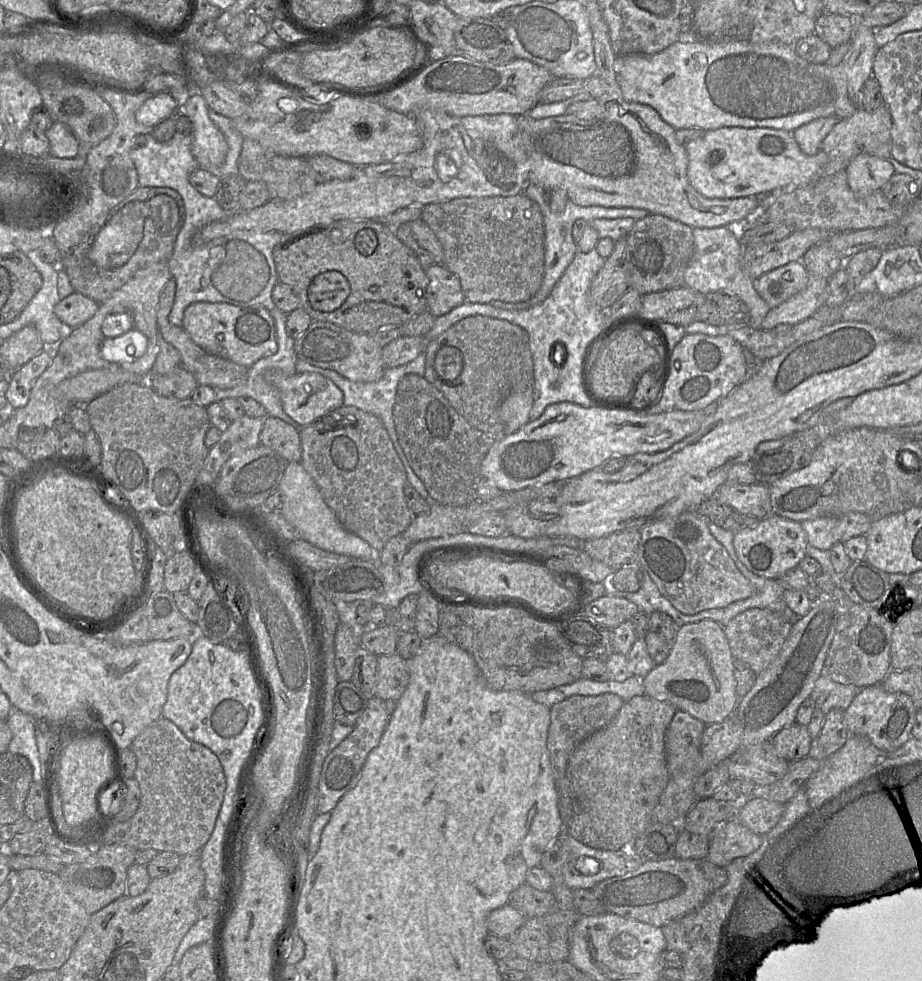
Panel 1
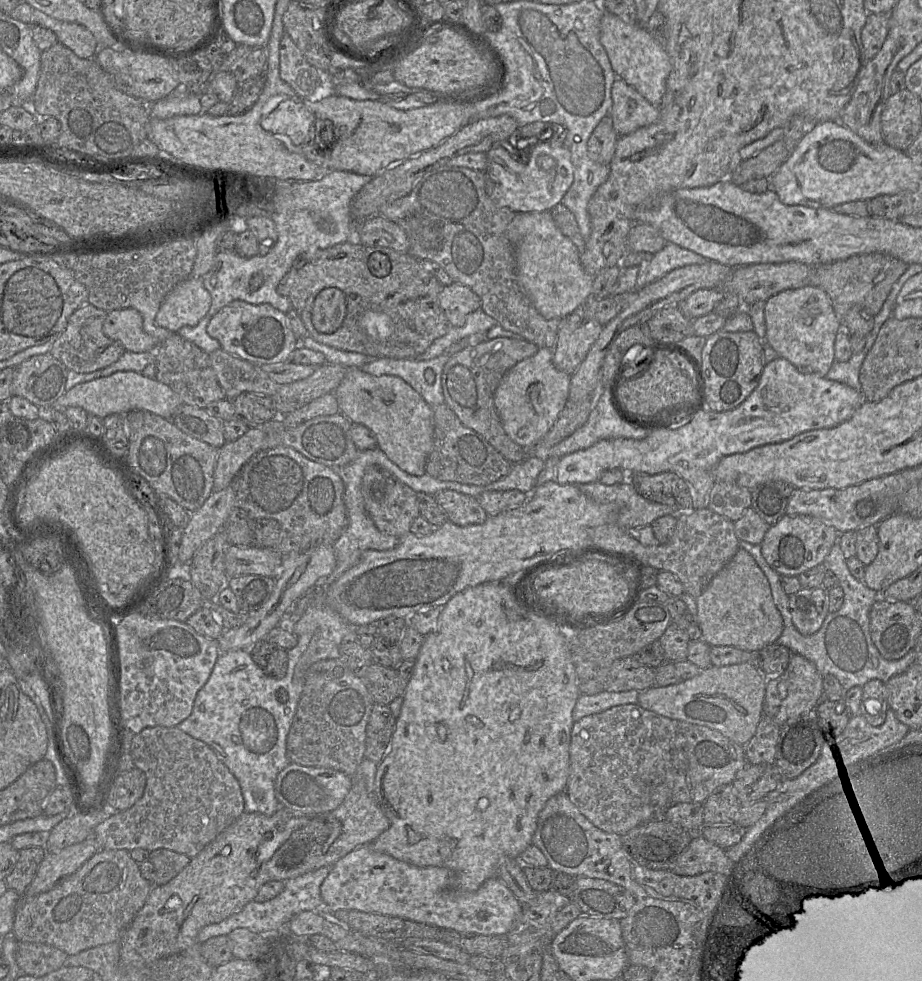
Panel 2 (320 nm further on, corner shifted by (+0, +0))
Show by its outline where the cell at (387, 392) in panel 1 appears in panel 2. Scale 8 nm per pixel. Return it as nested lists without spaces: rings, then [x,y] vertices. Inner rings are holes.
[[[444,353],[428,360],[374,358],[361,369],[371,375],[400,377],[432,407],[445,403],[441,377],[449,359]]]

